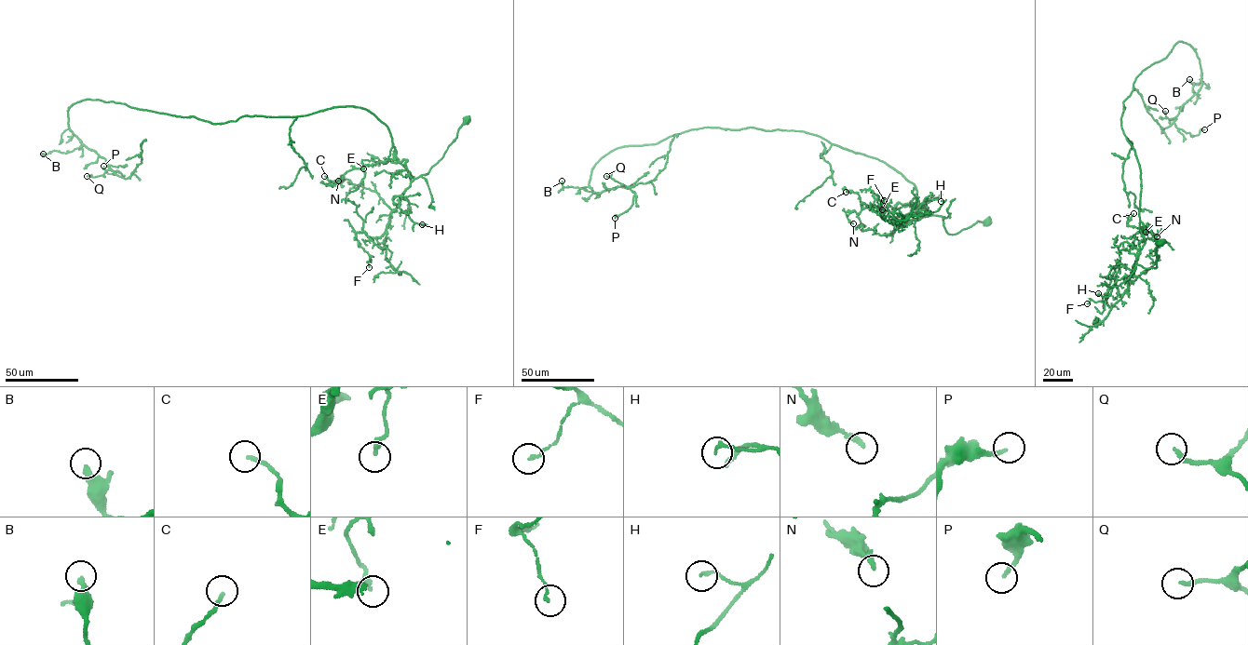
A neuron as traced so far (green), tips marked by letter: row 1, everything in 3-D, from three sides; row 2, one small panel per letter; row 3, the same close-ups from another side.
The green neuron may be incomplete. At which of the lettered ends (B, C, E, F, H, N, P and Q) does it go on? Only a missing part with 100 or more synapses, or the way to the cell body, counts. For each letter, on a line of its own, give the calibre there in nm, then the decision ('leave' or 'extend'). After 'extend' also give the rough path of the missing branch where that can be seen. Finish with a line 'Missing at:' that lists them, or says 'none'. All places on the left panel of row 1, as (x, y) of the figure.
B: calibre 320 nm; leave
C: calibre 170 nm; leave
E: calibre 300 nm; leave
F: calibre 130 nm; leave
H: calibre 140 nm; leave
N: calibre 240 nm; leave
P: calibre 170 nm; leave
Q: calibre 200 nm; leave
Missing at: none

